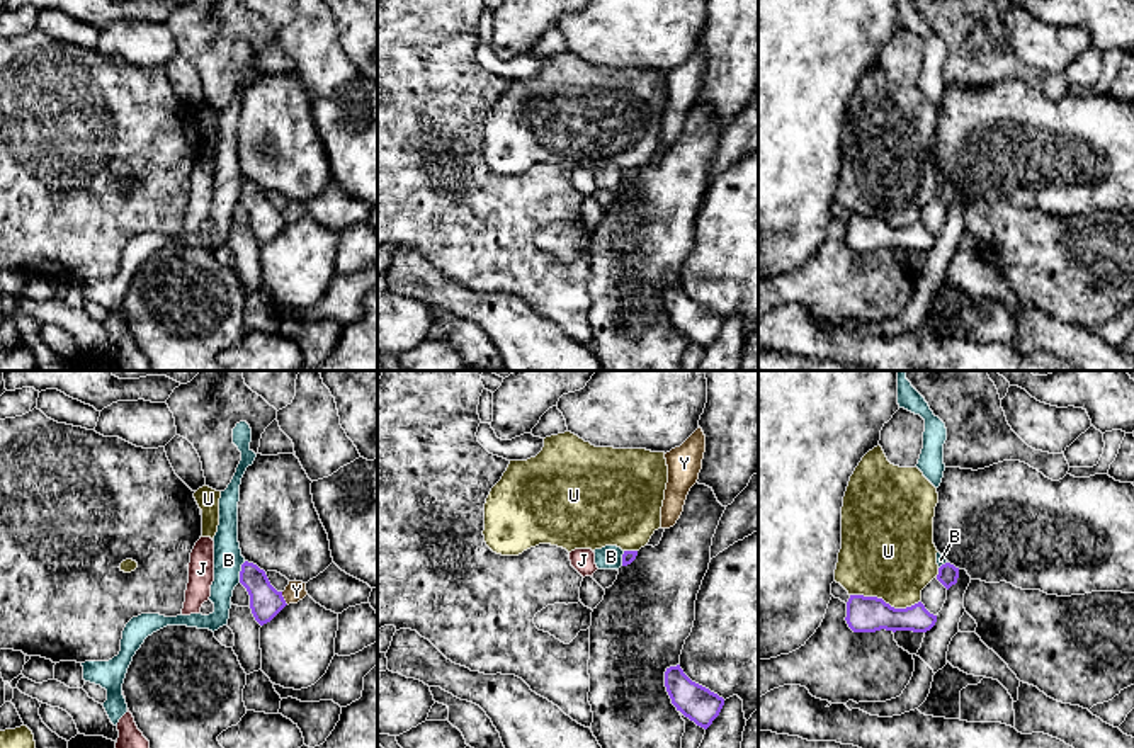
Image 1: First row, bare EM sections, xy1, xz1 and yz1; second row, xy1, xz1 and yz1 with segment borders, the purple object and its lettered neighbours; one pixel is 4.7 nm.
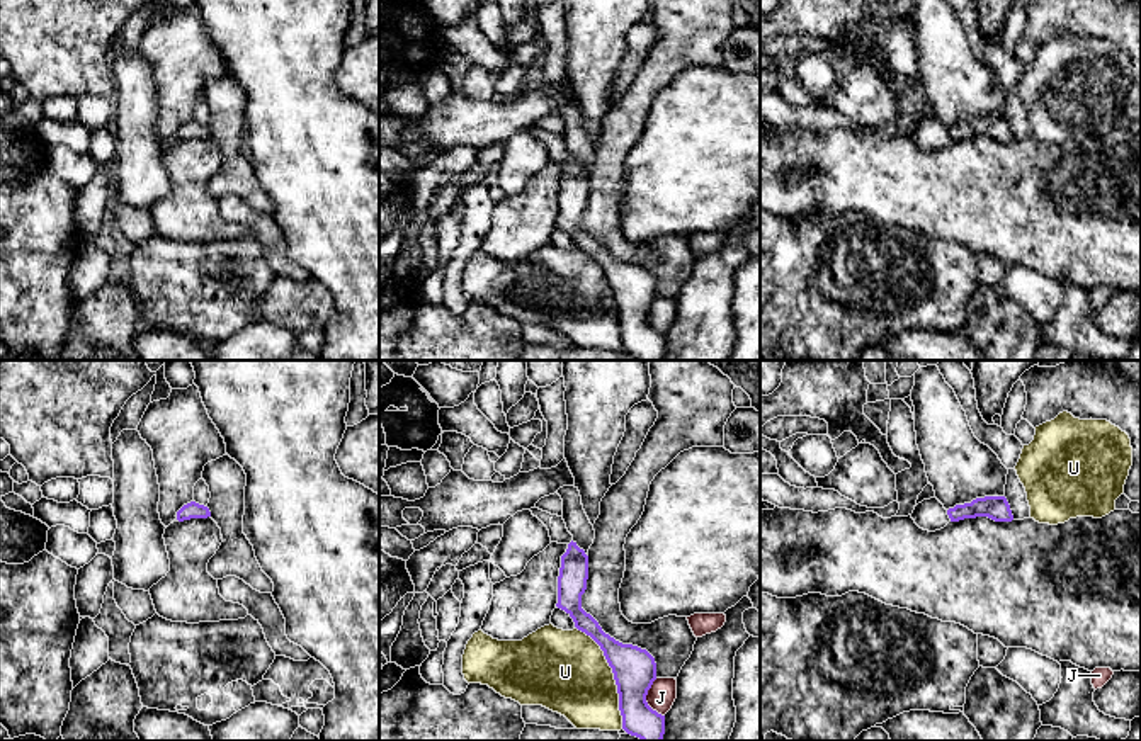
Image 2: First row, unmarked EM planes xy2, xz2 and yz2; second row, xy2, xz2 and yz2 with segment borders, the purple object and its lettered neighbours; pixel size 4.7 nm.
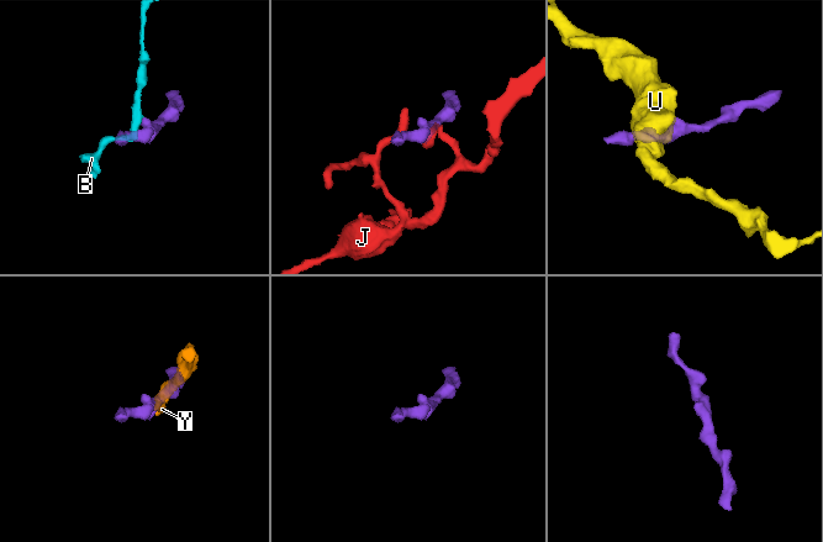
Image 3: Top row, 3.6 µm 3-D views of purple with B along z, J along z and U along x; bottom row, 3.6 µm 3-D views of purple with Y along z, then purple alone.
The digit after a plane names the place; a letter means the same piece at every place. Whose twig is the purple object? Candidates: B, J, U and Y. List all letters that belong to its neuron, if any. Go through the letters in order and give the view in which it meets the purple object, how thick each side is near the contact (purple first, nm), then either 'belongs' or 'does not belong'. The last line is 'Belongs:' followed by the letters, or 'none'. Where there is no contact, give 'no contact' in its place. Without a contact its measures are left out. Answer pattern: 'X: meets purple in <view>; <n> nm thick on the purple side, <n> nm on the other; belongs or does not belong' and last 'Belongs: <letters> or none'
B: meets purple in xy1; 160 nm thick on the purple side, 140 nm on the other; does not belong
J: meets purple in xz2; 200 nm thick on the purple side, 130 nm on the other; does not belong
U: meets purple in xz2; 200 nm thick on the purple side, 380 nm on the other; does not belong
Y: meets purple in xy1; 160 nm thick on the purple side, 100 nm on the other; does not belong
Belongs: none

